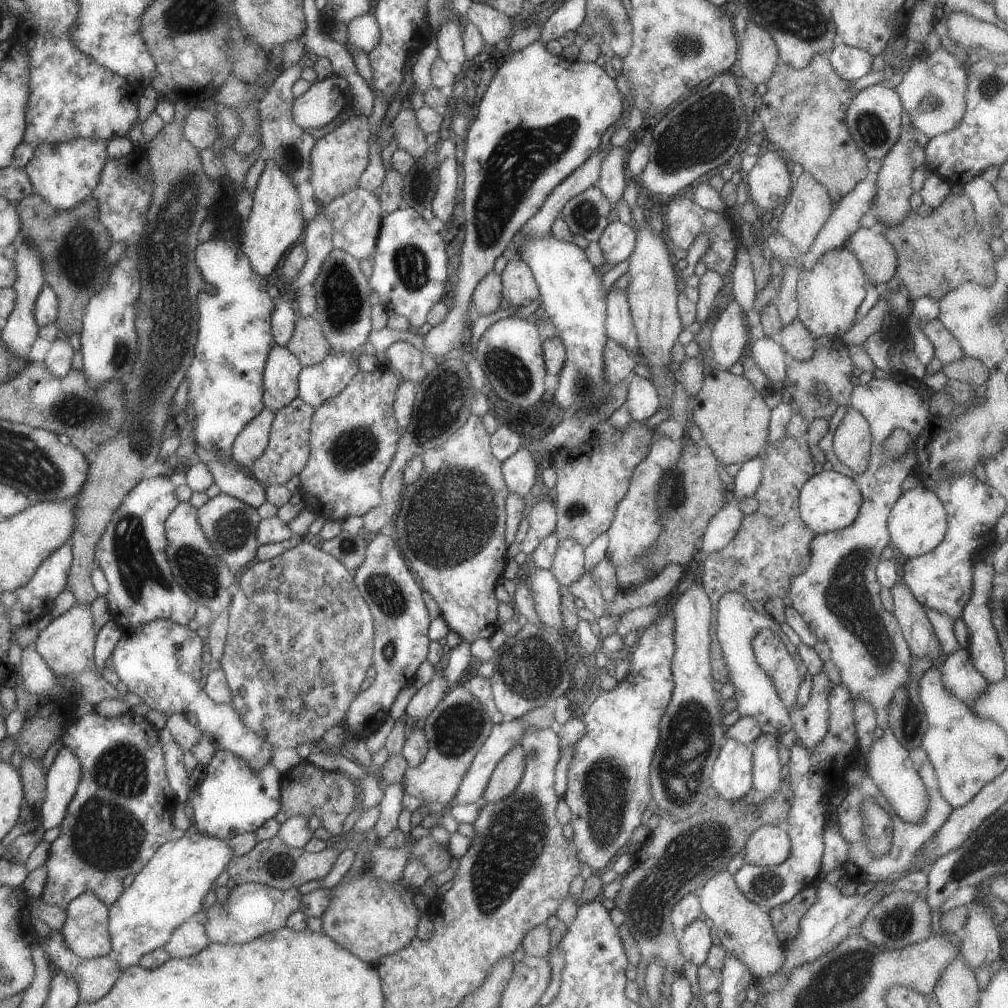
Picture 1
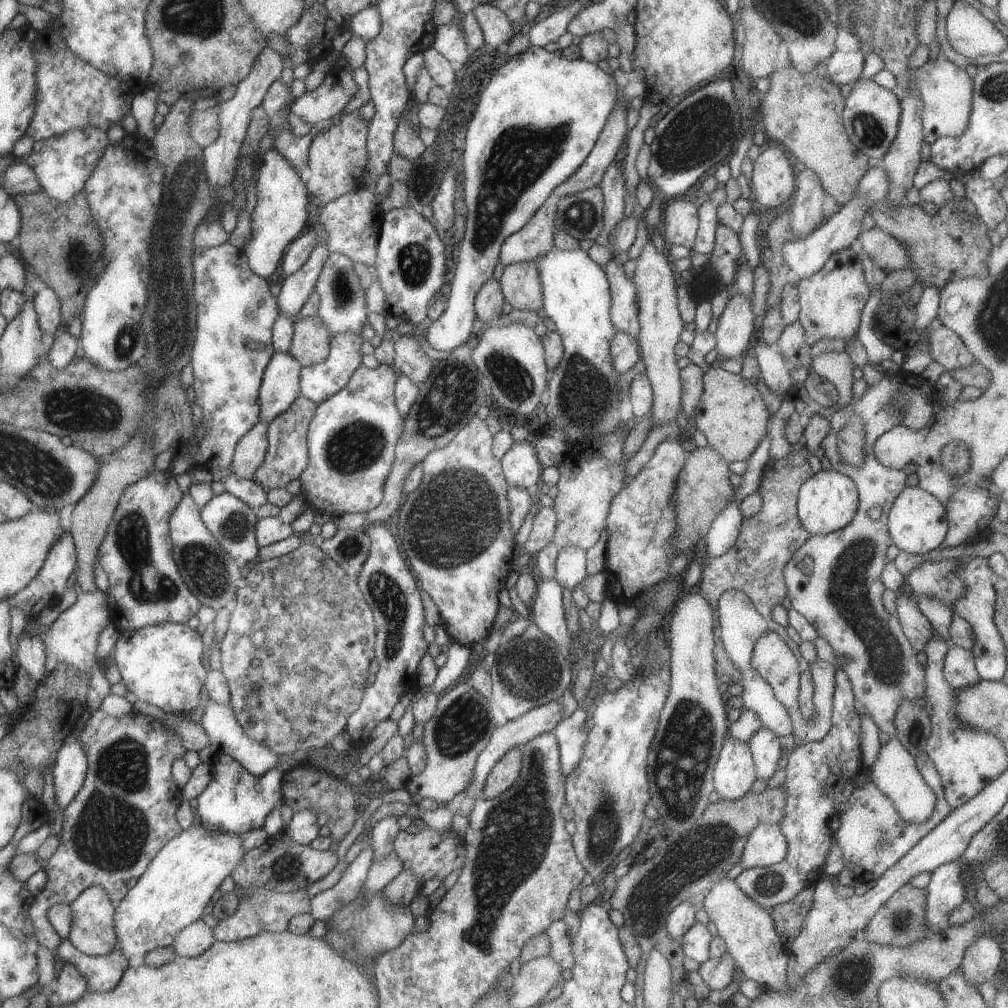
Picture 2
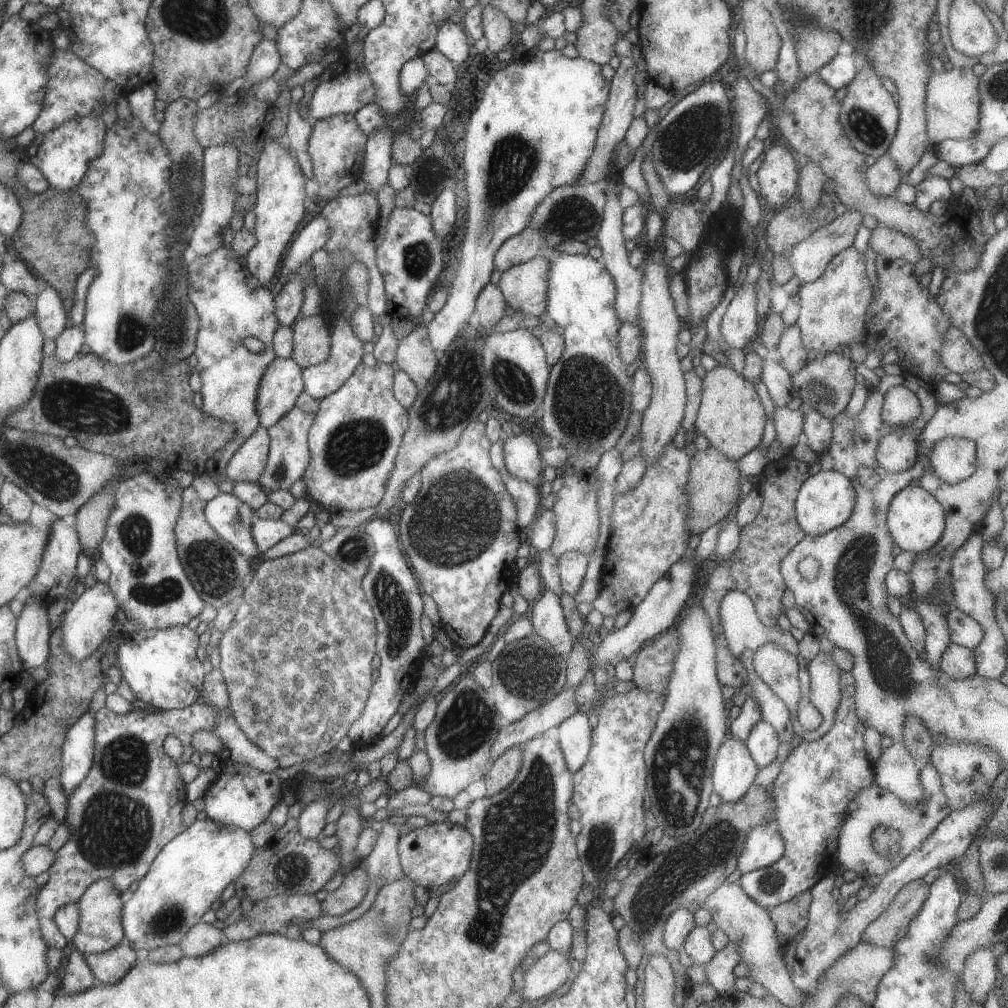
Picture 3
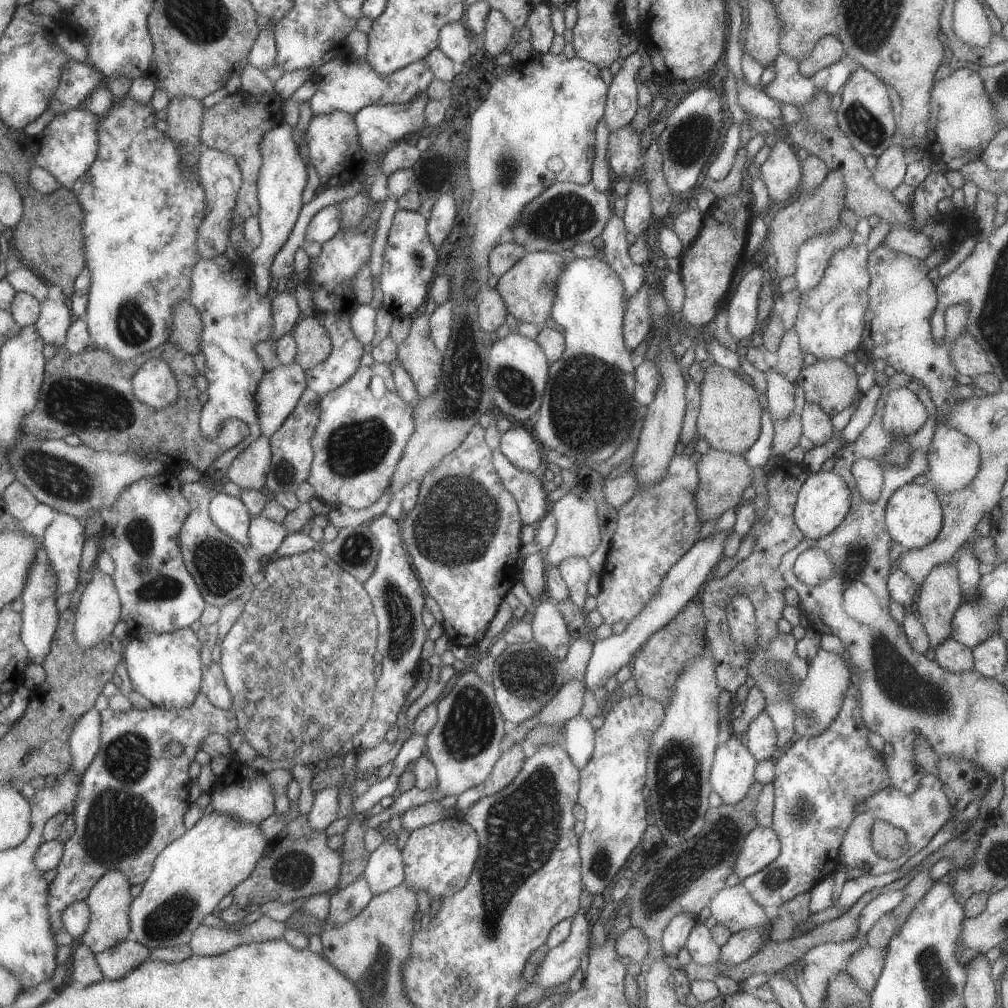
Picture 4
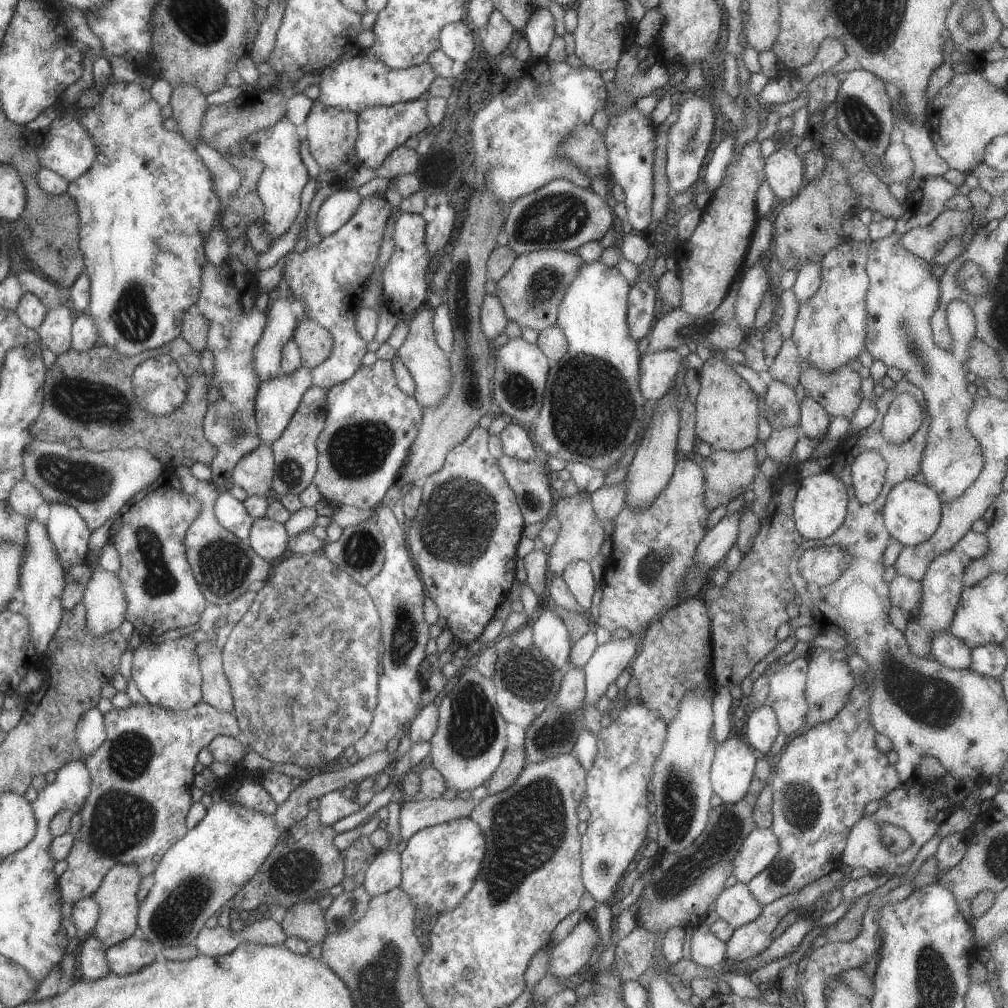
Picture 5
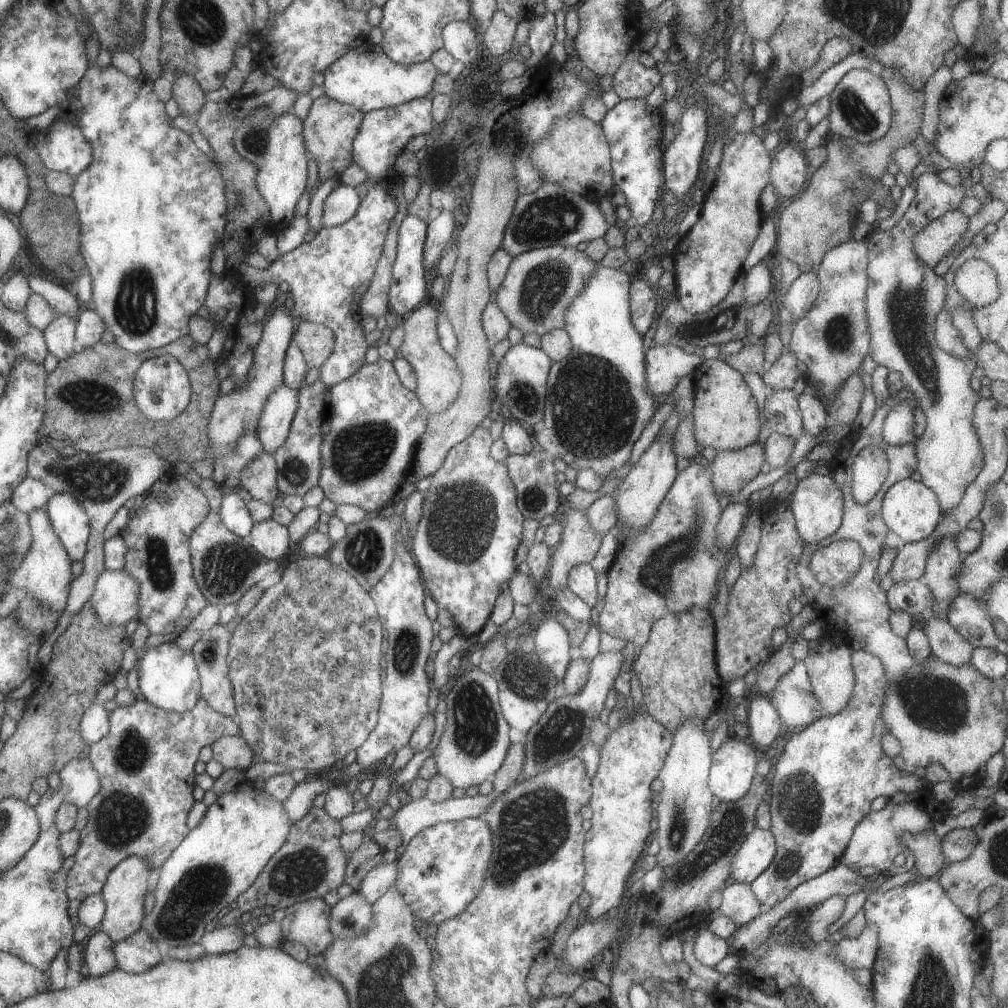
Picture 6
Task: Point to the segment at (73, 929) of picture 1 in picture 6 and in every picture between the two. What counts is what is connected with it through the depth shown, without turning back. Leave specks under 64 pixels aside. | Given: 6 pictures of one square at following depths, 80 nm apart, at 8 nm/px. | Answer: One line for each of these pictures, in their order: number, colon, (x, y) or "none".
2: (92, 932)
3: (100, 928)
4: (109, 902)
5: (117, 920)
6: (126, 885)

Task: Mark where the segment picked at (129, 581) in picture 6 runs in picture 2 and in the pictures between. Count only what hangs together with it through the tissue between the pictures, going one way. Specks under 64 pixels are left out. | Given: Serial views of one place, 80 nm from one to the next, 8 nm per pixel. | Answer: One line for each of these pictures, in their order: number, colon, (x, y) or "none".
2: (72, 639)
3: (88, 620)
4: (98, 612)
5: (103, 601)

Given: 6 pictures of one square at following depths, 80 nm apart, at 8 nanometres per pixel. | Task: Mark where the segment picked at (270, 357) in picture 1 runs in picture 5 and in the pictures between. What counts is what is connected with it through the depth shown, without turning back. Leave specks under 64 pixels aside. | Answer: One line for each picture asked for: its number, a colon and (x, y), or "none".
2: (279, 387)
3: (281, 383)
4: (278, 391)
5: (277, 399)

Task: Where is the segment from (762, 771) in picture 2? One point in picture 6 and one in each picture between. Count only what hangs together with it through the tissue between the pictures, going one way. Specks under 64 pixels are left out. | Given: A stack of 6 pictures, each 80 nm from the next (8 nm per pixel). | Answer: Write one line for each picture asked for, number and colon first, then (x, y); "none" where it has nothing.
3: (762, 742)
4: (760, 736)
5: (761, 728)
6: (763, 723)

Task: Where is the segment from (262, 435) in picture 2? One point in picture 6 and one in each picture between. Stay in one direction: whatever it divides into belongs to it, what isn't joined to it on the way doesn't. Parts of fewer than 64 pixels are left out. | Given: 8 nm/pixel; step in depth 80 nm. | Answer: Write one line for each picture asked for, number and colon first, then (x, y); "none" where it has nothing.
3: (248, 461)
4: (248, 471)
5: (253, 473)
6: (259, 477)

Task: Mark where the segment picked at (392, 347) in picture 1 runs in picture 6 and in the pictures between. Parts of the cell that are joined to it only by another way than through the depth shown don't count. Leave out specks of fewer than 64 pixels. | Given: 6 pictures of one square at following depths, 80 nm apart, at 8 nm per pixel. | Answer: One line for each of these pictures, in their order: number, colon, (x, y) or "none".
2: (409, 358)
3: (414, 355)
4: (417, 355)
5: (428, 365)
6: (438, 379)

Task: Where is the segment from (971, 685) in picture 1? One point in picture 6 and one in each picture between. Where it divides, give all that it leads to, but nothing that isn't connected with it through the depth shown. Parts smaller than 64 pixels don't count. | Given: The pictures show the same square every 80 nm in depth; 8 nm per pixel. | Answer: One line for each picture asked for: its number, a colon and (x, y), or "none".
2: (958, 667)
3: (957, 662)
4: (951, 656)
5: (946, 649)
6: (946, 644)

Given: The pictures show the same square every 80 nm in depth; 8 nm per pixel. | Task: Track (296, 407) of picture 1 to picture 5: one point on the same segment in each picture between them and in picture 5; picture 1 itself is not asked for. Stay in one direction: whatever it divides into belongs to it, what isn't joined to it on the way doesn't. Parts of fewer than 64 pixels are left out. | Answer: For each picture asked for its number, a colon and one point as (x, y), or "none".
2: (286, 456)
3: (288, 454)
4: (291, 456)
5: (294, 453)

